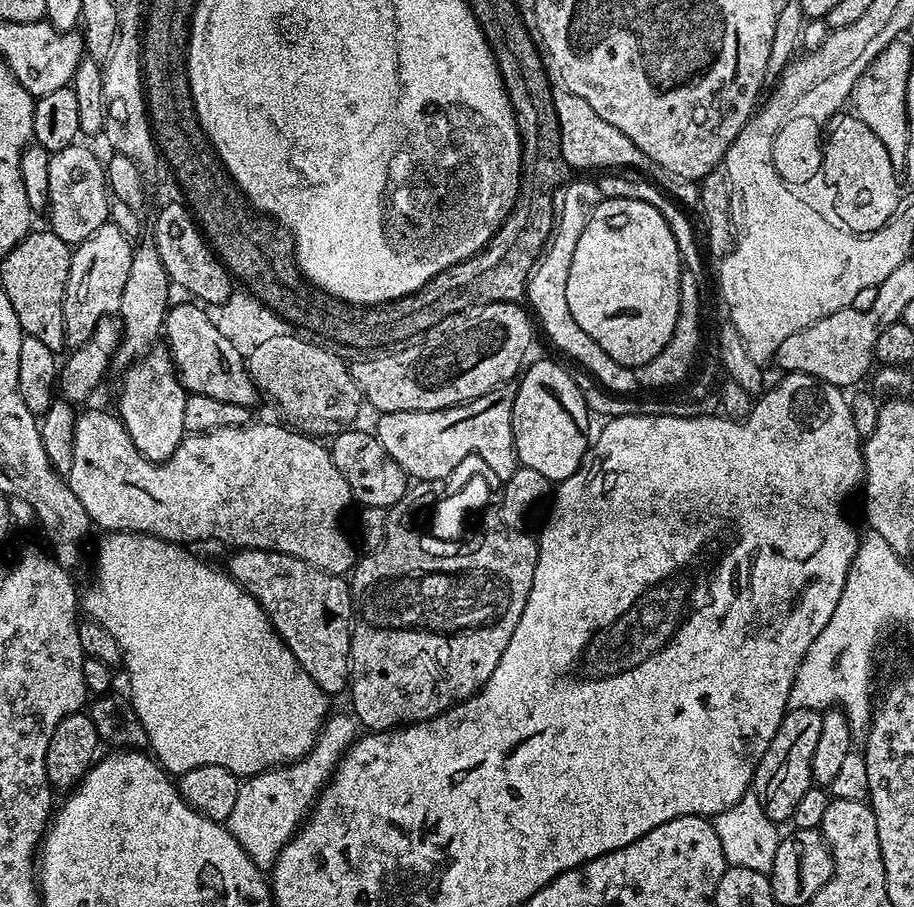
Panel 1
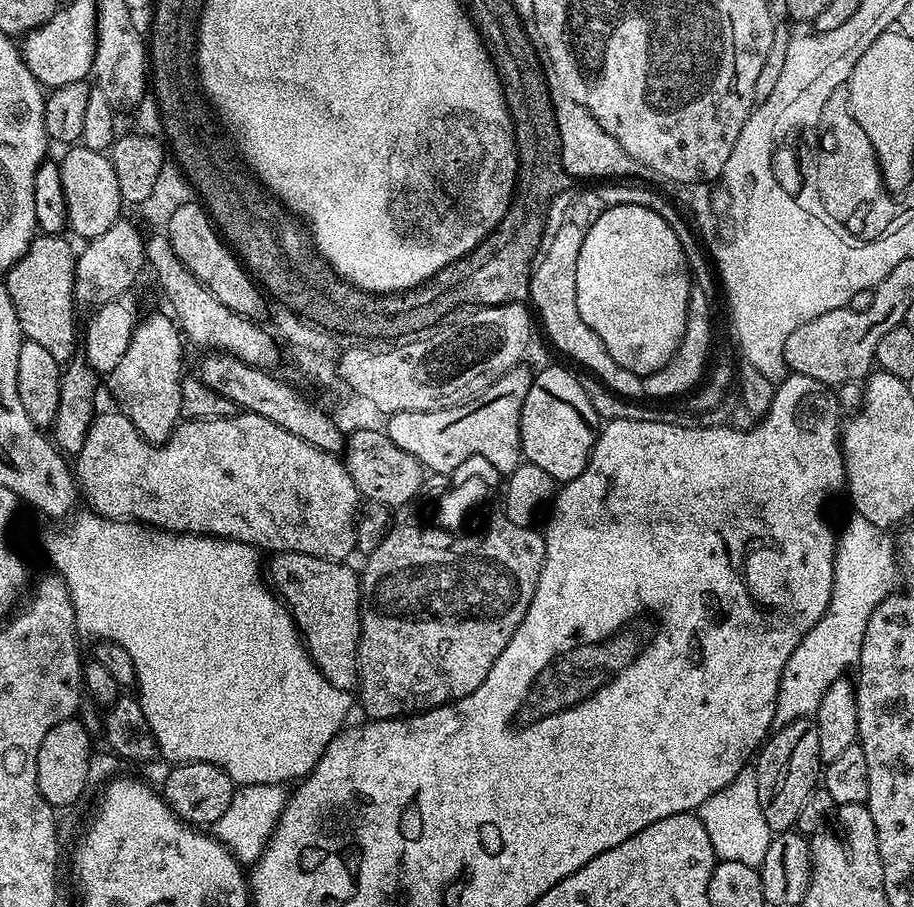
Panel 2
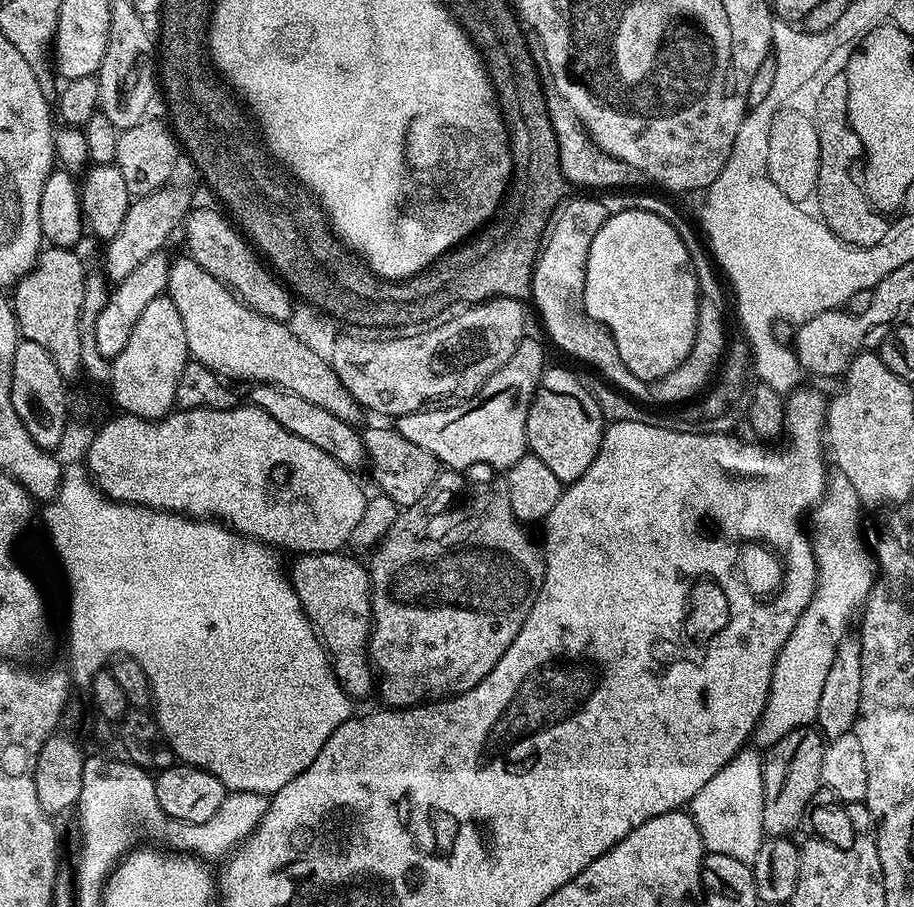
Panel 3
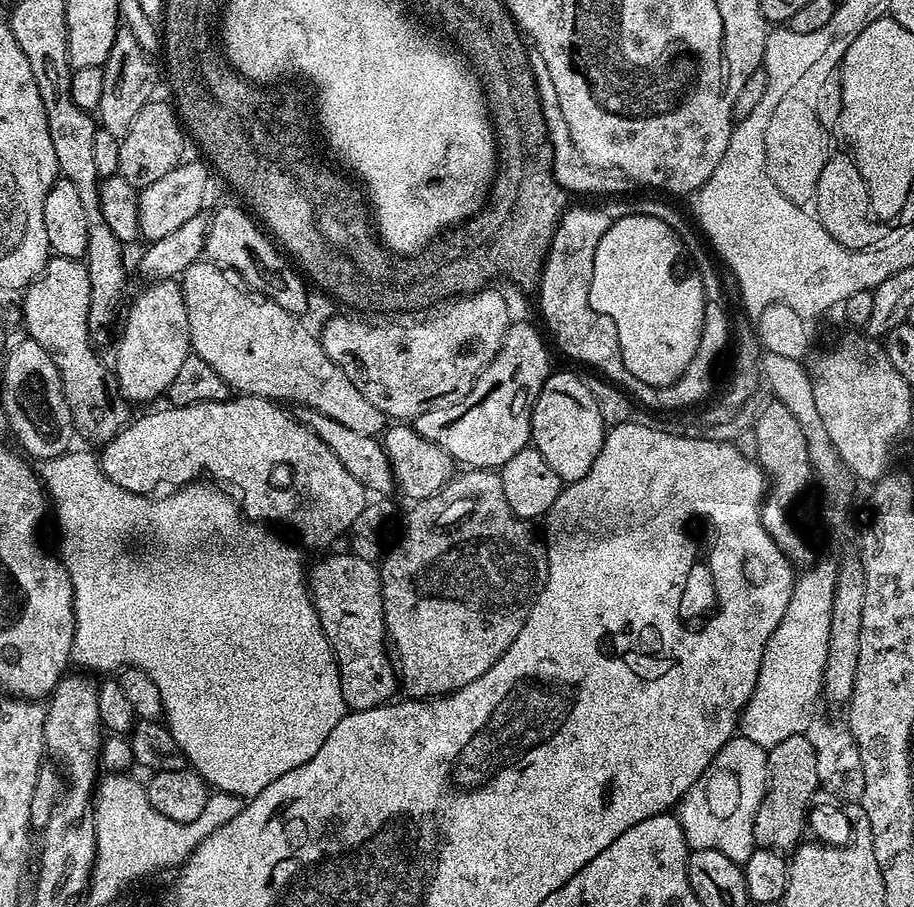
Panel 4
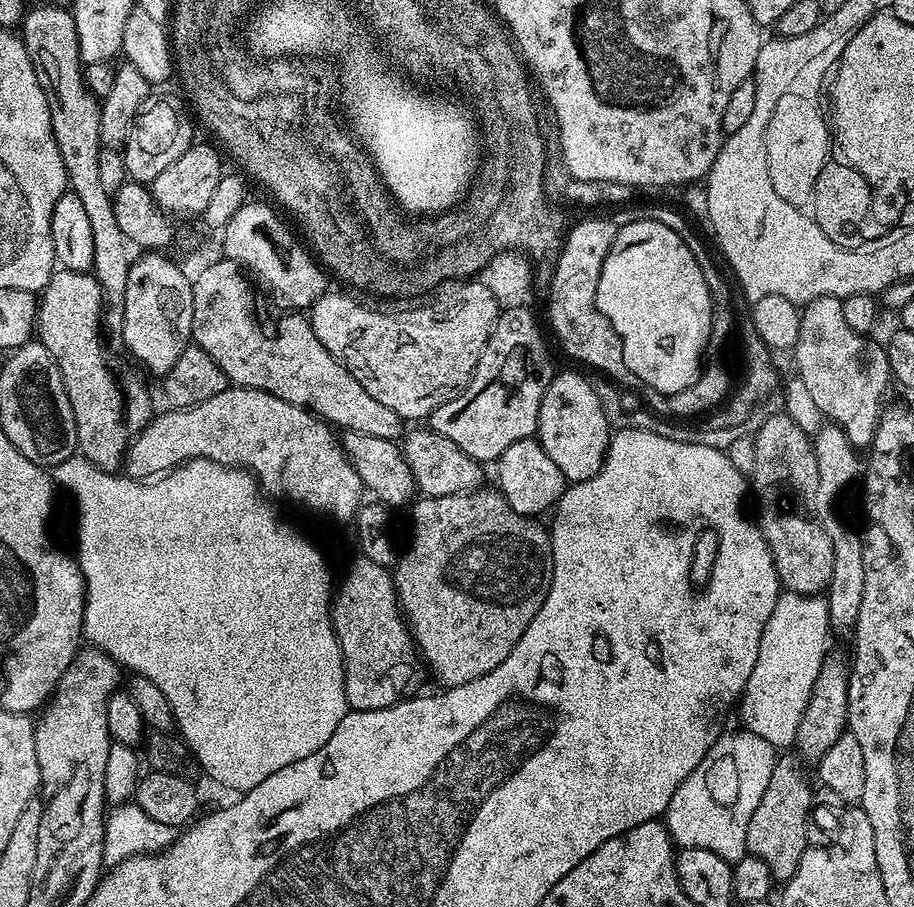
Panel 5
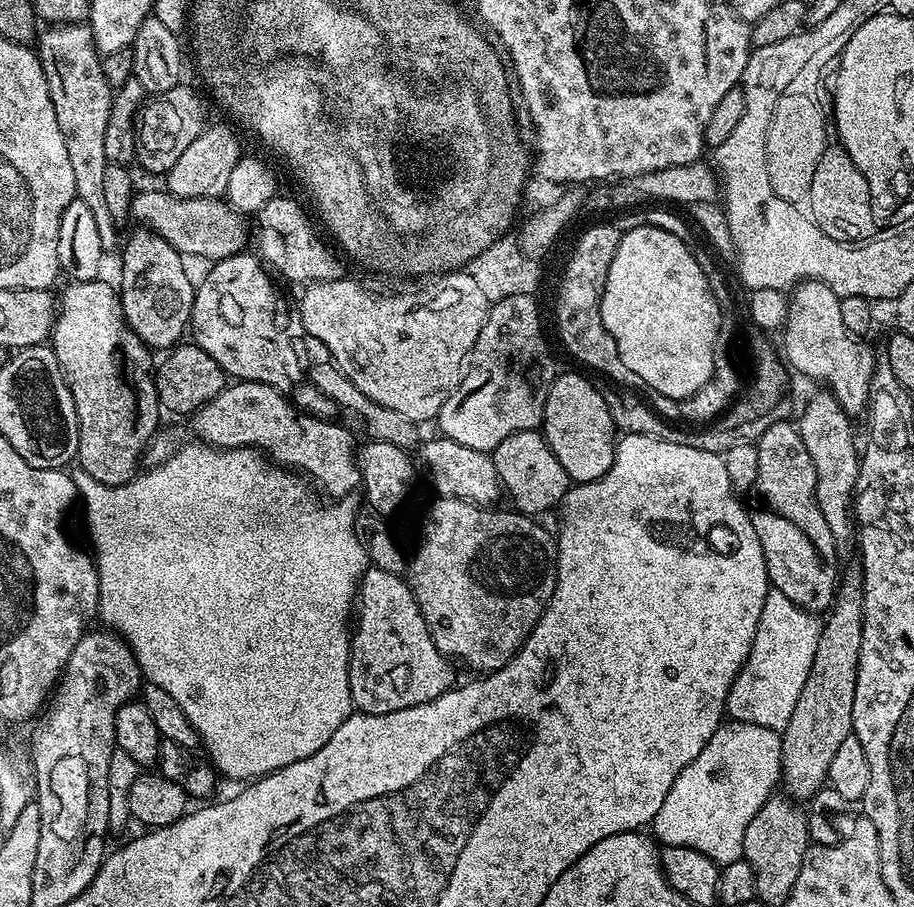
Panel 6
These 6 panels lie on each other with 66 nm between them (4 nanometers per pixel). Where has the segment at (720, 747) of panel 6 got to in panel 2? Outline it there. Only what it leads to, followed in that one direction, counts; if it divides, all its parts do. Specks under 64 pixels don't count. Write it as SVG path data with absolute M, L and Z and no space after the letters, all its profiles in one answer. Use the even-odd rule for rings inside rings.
M752 770L739 772L722 790L718 790L698 809L702 826L710 834L710 846L714 846L720 860L737 860L742 866L759 869L762 858L774 835L772 827L762 814L762 802L758 802L758 782Z

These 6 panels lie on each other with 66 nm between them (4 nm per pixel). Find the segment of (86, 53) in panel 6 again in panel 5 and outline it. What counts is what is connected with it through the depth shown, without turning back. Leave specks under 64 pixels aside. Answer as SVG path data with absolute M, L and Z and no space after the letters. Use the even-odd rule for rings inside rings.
M41 3L37 8L29 7L24 13L22 21L22 39L26 50L30 54L40 73L40 85L44 87L44 93L48 99L48 109L50 110L50 122L52 123L52 133L54 142L58 146L58 154L62 154L62 166L66 166L68 175L68 187L82 201L82 206L86 209L86 215L90 218L90 227L94 233L94 262L92 272L100 289L104 292L104 310L102 313L102 332L105 337L119 337L124 330L124 303L126 302L126 278L130 274L130 266L136 261L138 249L136 245L122 234L118 221L114 218L114 206L112 196L102 186L100 178L100 167L98 158L100 157L100 100L89 90L84 83L84 71L80 59L80 47L78 46L78 30L72 17L71 11L67 7L55 8Z

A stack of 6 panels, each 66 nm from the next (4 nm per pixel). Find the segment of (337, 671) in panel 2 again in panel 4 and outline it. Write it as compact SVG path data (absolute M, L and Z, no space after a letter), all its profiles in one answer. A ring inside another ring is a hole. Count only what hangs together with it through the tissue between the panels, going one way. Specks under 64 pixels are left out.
M344 550L318 561L313 568L311 565L310 591L322 630L336 655L345 705L351 711L365 712L389 703L396 688L398 692L398 676L386 643L379 567Z

